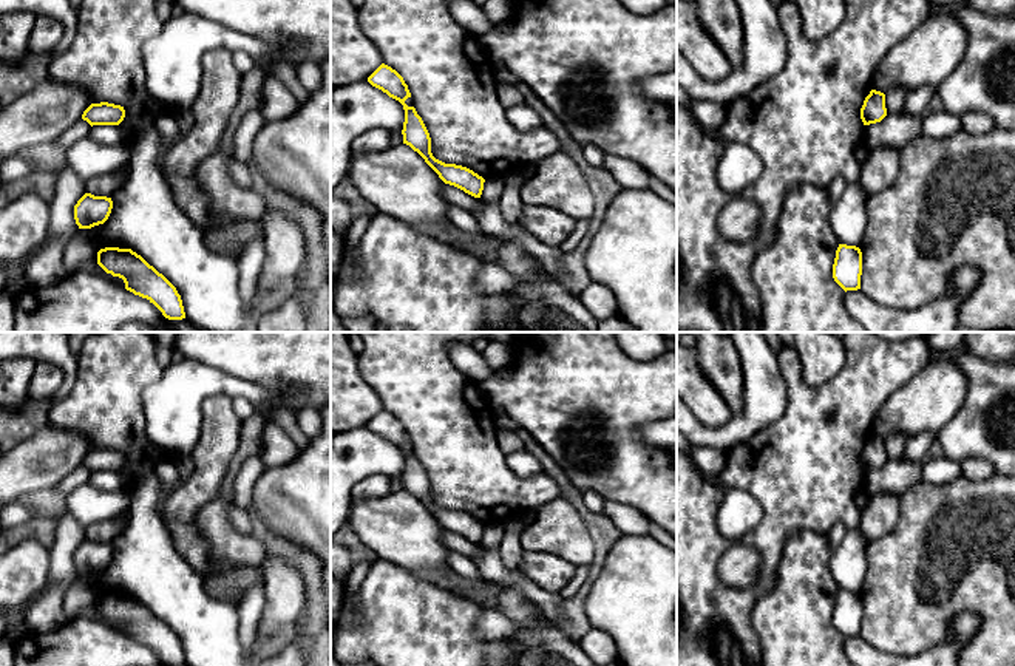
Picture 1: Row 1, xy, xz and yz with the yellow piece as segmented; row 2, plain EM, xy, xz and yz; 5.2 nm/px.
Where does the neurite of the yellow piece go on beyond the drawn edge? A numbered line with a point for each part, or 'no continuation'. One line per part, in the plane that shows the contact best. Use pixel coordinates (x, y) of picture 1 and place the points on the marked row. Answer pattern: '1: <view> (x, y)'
no continuation

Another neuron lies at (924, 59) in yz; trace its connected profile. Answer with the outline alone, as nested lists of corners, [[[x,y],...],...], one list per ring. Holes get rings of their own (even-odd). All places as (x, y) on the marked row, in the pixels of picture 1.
[[[952,14],[930,15],[907,39],[893,46],[879,62],[871,88],[888,93],[891,88],[938,88],[959,65],[969,42],[969,34],[962,23]]]

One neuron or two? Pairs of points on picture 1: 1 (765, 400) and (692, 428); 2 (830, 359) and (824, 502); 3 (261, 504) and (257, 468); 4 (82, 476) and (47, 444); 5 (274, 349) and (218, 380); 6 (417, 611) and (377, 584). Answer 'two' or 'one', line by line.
1: one
2: two
3: two
4: two
5: two
6: one

